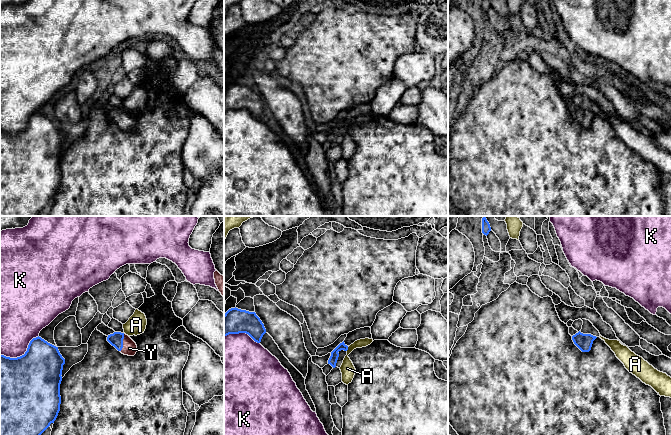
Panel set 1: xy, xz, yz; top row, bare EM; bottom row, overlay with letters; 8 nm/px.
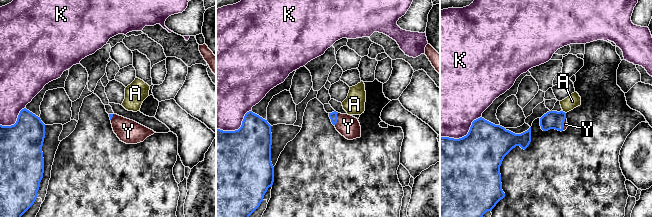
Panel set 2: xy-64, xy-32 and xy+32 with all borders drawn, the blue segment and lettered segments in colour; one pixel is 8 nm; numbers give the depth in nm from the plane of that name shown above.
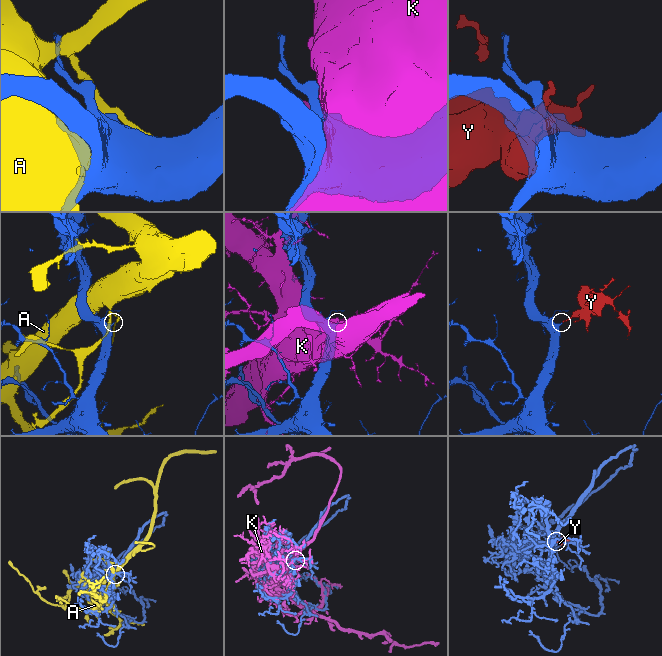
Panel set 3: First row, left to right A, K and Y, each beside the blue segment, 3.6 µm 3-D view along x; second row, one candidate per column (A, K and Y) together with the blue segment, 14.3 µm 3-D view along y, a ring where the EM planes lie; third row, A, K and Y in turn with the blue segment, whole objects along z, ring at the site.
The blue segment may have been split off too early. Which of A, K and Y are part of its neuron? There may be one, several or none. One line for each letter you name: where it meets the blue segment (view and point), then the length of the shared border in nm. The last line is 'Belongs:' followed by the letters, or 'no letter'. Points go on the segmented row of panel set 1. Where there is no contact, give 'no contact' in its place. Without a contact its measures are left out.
Y: contact xy (122, 342); length 160 nm
Belongs: Y

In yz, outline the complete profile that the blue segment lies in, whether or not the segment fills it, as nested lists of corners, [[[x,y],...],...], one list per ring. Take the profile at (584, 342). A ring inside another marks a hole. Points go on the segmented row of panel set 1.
[[[580,331],[572,336],[574,344],[582,351],[589,352],[591,350],[593,341],[596,339],[596,336],[591,334],[583,334]]]

